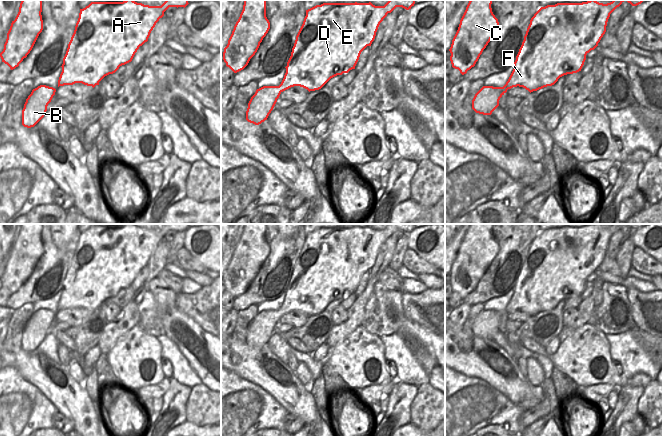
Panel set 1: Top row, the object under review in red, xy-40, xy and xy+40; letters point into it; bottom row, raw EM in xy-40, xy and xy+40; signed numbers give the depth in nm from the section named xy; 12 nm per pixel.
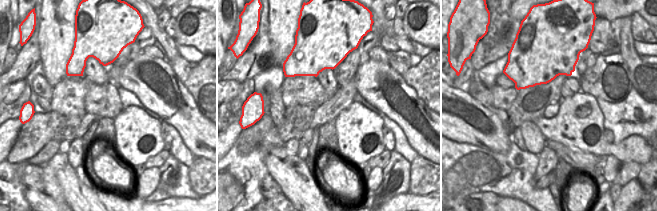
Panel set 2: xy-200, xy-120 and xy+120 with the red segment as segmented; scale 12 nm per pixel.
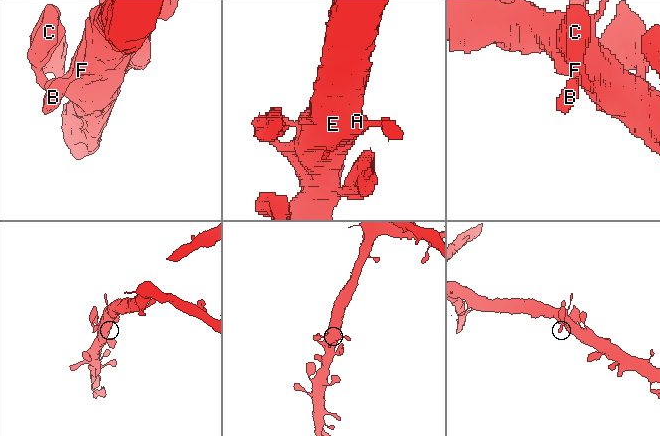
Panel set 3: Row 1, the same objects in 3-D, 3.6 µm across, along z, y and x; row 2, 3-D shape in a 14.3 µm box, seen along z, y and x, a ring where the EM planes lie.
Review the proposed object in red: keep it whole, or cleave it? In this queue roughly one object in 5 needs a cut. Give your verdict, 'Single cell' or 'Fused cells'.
Single cell.

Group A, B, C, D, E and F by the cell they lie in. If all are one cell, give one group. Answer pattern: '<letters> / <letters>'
A B C D E F

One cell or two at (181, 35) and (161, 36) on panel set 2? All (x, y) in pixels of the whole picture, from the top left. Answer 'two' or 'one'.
two

